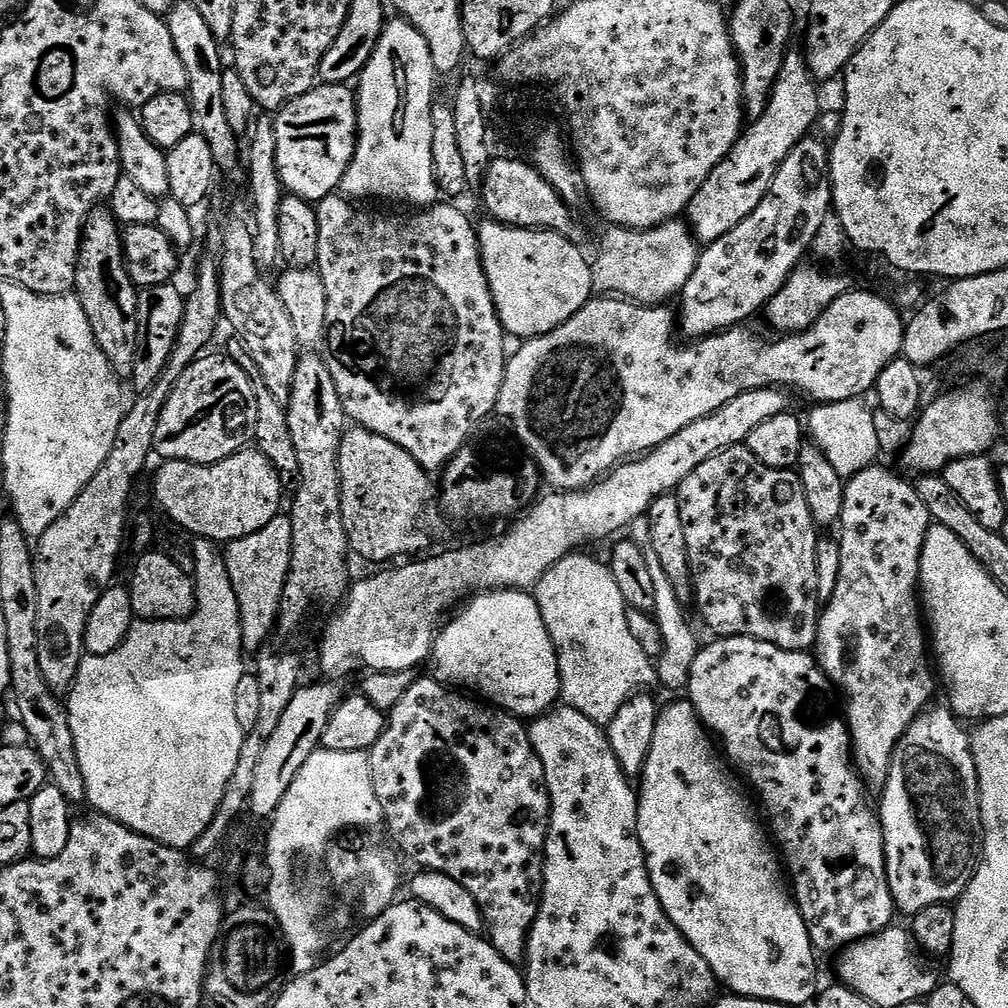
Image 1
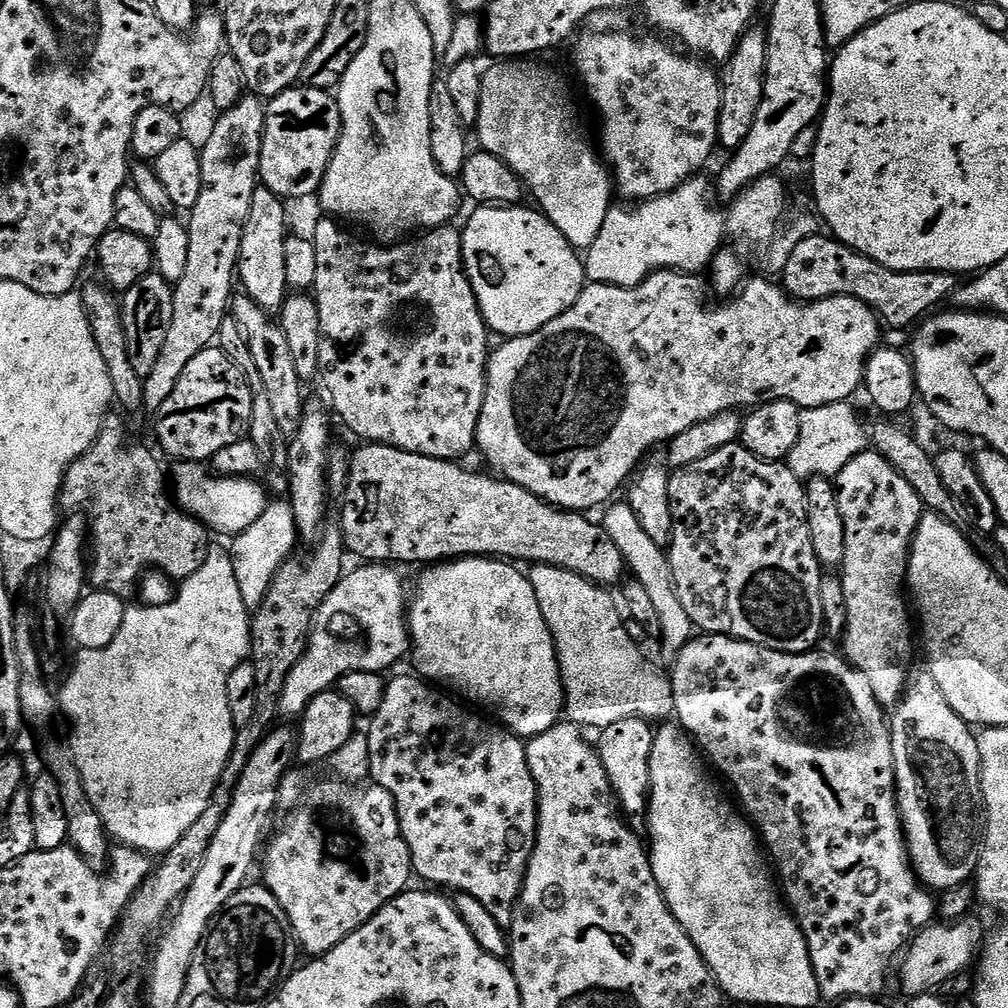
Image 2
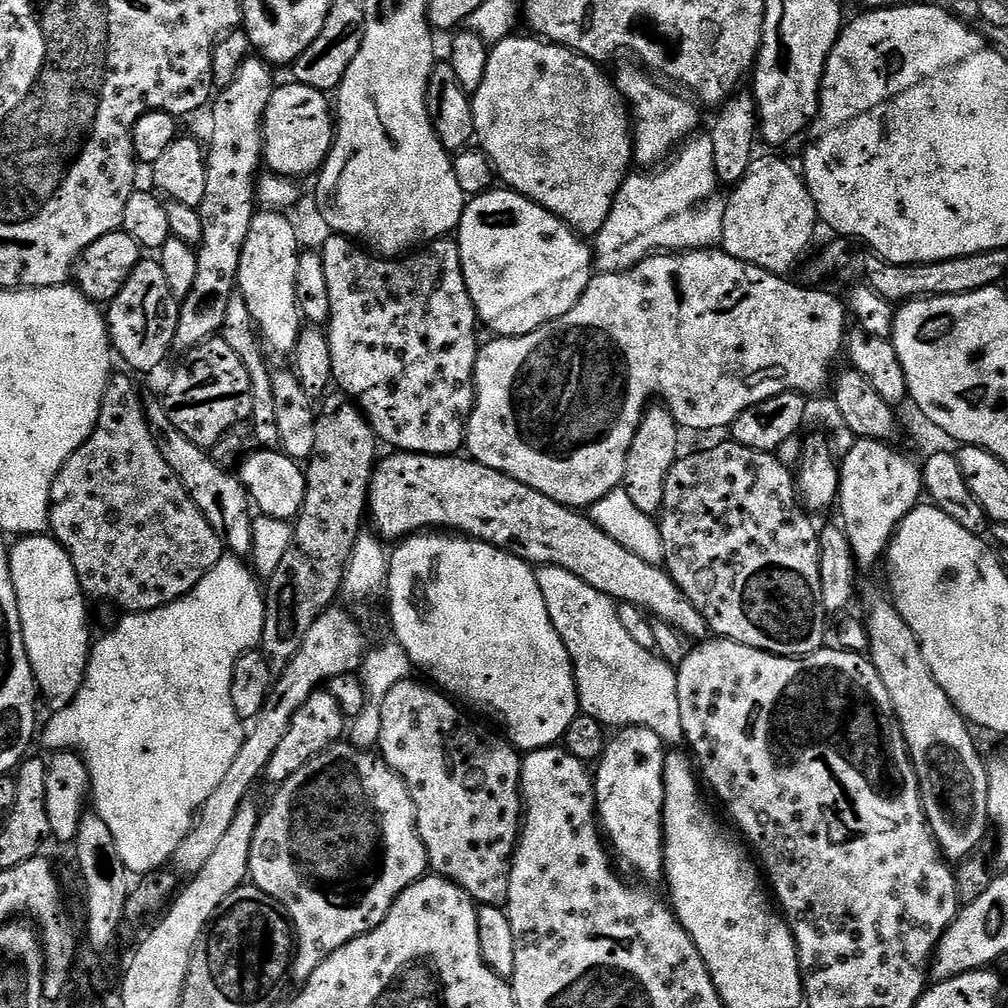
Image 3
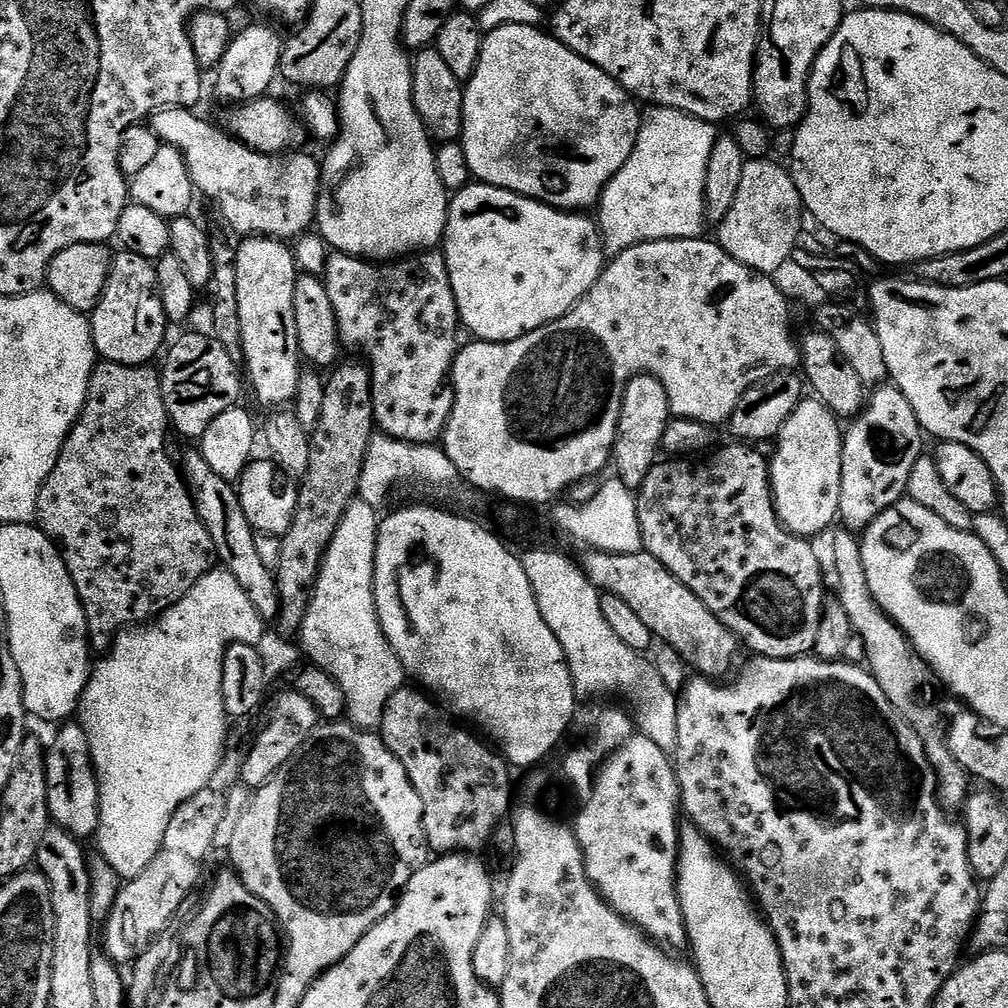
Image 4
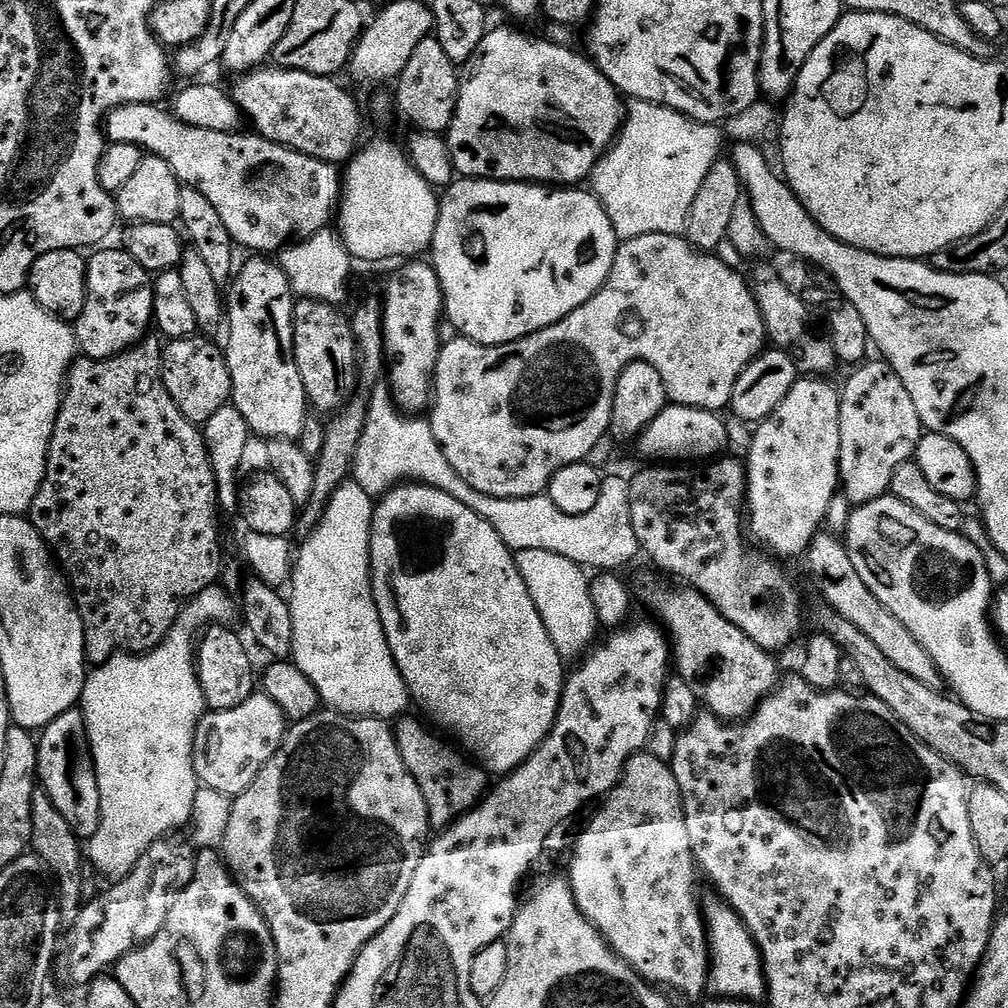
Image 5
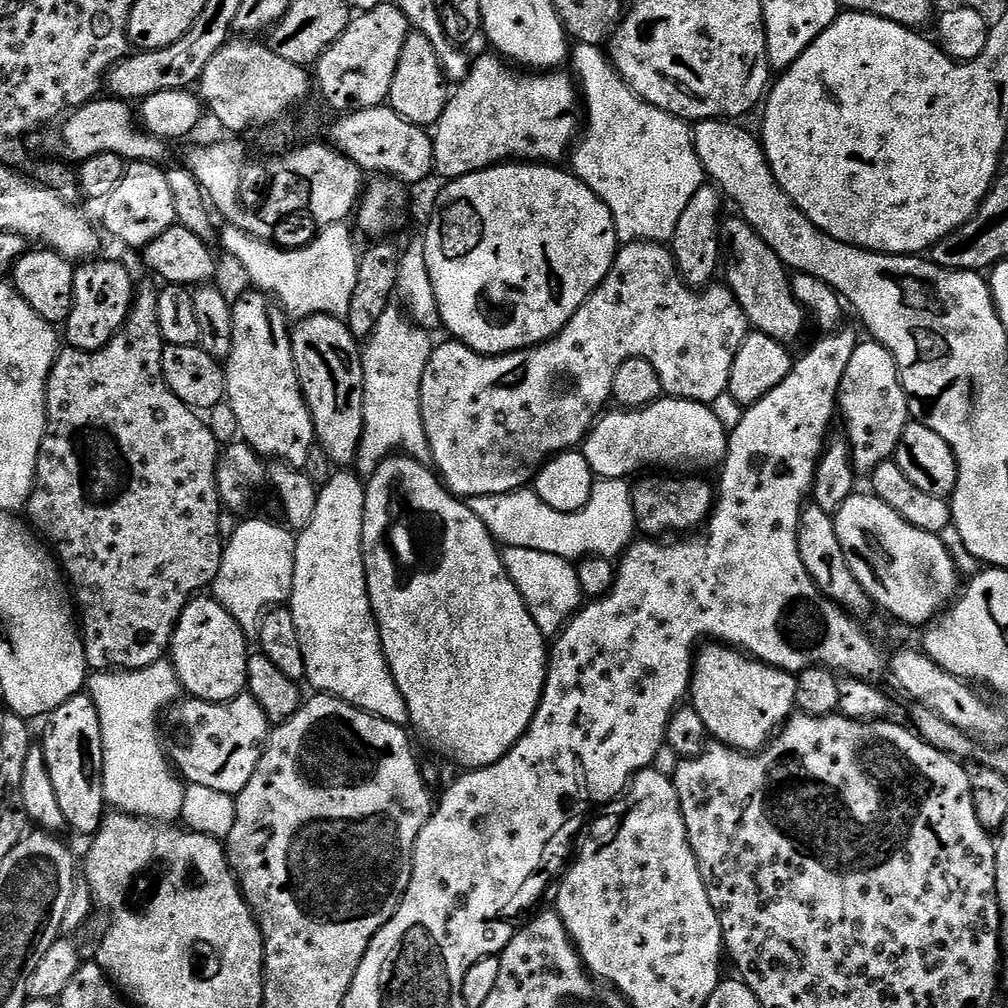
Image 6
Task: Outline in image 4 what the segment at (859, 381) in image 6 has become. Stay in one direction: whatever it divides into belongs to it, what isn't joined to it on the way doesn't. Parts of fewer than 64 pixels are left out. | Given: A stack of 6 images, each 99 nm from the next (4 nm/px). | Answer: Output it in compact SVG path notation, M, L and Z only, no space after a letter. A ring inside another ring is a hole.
M885 382L867 397L864 411L847 425L842 446L842 494L839 519L853 534L863 533L890 506L905 499L914 462L925 455L926 433L902 390Z

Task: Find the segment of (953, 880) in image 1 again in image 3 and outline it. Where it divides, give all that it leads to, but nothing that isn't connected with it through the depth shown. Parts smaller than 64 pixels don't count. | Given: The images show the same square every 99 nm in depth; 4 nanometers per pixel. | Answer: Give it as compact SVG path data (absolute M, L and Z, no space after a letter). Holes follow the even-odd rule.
M868 592L864 596L864 608L868 611L867 655L872 661L874 670L878 670L878 678L886 686L908 747L908 758L912 761L916 777L920 783L920 798L932 837L945 860L961 862L981 847L980 844L990 832L988 814L988 764L980 757L976 744L972 741L973 729L969 721L960 715L960 711L952 705L950 698L938 686L934 674L930 674L930 666L926 666L926 658L922 658L922 650L914 638L914 630L906 626L906 622L898 614L891 599L875 596Z

